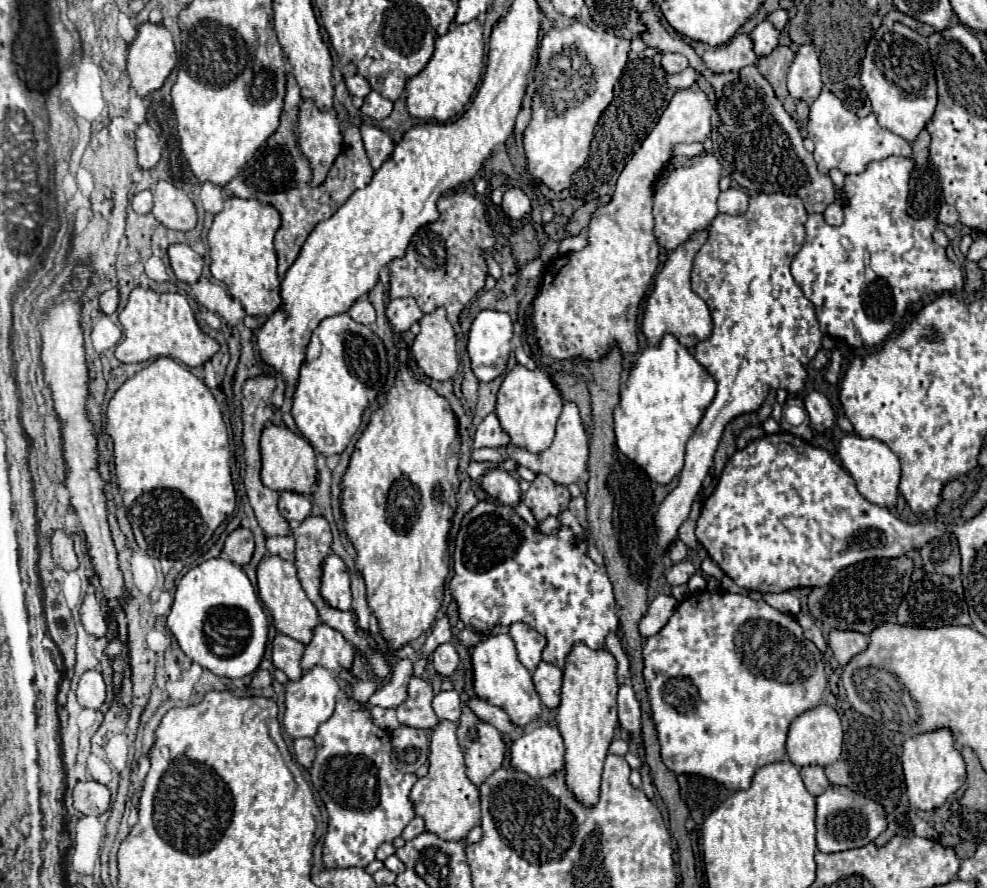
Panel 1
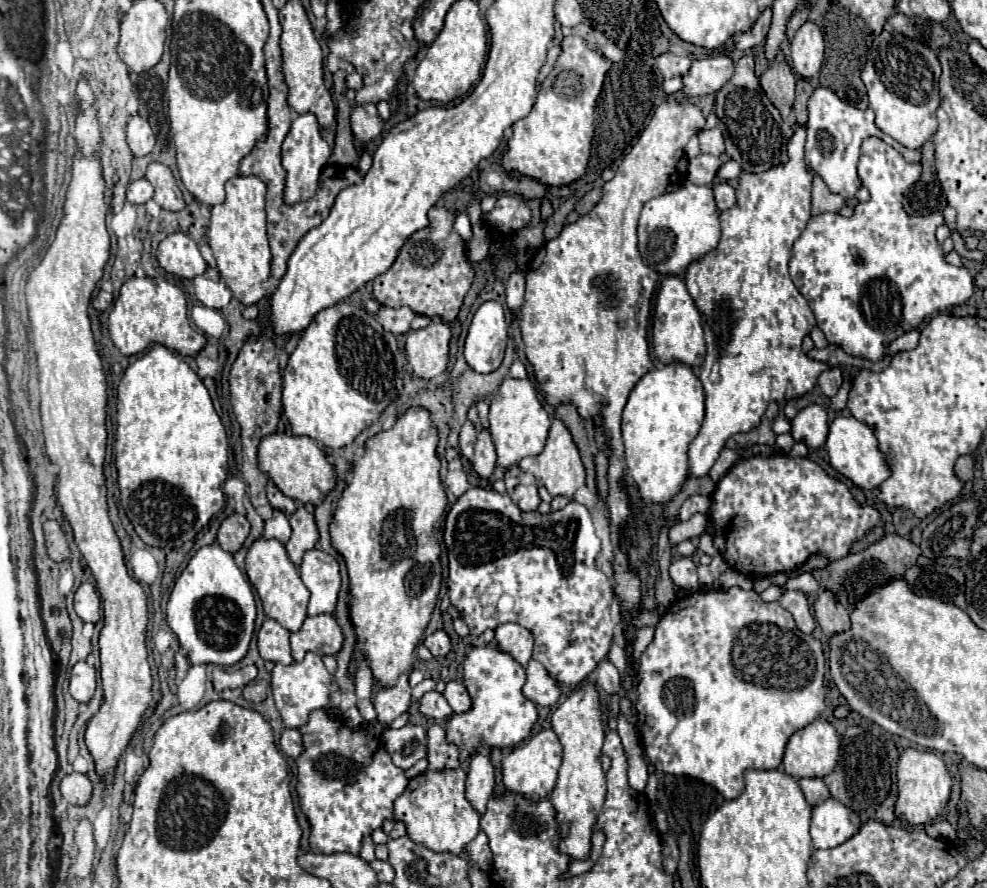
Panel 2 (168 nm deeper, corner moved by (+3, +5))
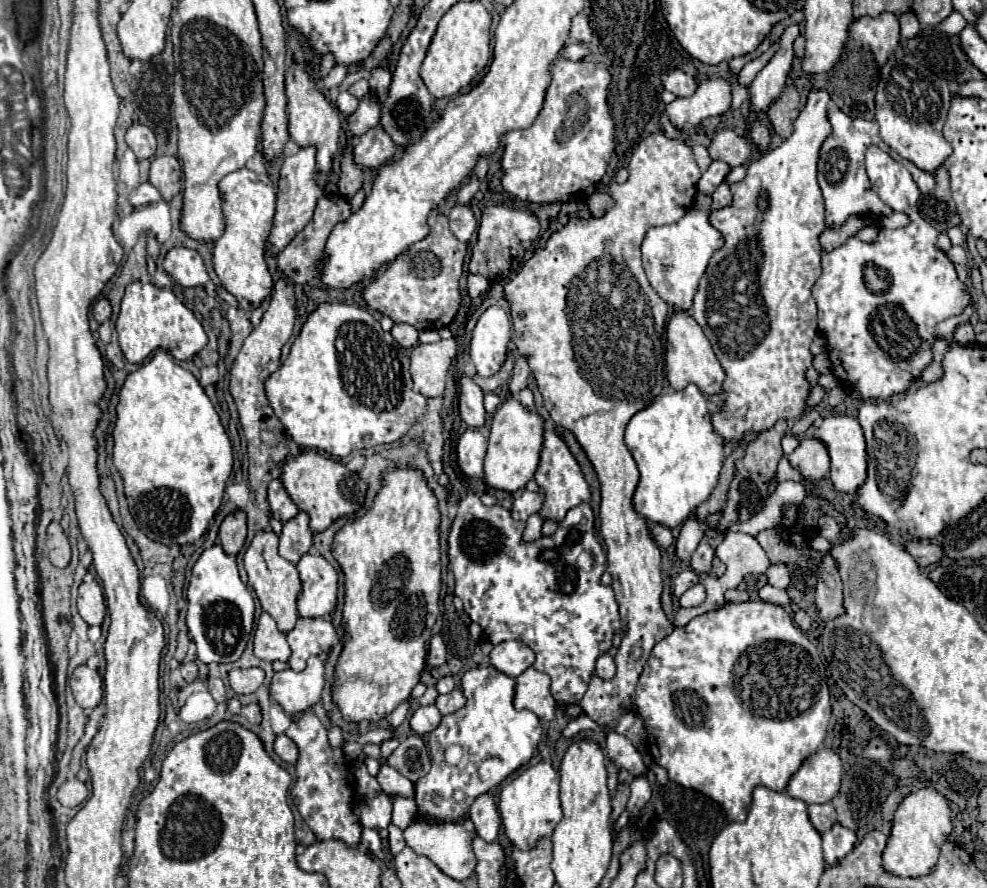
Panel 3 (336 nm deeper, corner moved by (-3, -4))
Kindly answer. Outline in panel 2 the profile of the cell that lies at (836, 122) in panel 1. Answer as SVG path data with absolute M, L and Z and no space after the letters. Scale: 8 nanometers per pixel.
M816 88L810 102L808 102L808 138L806 138L806 160L808 166L814 174L818 174L828 190L832 194L840 194L846 200L854 198L858 188L862 186L858 172L856 172L856 164L858 164L858 156L860 156L860 144L868 138L868 136L876 136L880 140L884 140L886 144L890 144L892 148L896 148L908 162L920 162L920 150L910 150L904 148L902 144L898 144L896 140L892 140L890 136L886 136L882 130L876 128L874 124L874 112L868 110L858 110L850 104L844 104L832 90L828 88Z

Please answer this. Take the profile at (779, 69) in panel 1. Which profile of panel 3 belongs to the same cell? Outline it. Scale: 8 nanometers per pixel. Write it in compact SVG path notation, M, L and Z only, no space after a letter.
M790 83L784 87L782 95L770 105L768 119L774 131L786 139L792 133L792 123L798 117L798 113L800 113L800 95L796 87Z

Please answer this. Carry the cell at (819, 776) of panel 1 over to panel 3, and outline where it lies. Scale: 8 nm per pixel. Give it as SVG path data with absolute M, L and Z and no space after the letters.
M822 803L822 805L808 805L808 815L810 815L810 821L812 825L824 833L828 831L834 823L836 823L836 809L832 807L832 803Z

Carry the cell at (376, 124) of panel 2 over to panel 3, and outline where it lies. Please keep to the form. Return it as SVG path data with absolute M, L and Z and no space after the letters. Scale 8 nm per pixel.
M376 125L376 127L368 129L368 133L360 135L360 143L354 145L354 161L360 167L378 169L394 155L396 155L396 145L388 137L388 133L384 133L384 129L380 129L380 125Z

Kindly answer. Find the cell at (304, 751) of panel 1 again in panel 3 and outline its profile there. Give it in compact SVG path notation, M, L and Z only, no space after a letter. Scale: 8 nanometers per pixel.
M278 735L276 737L276 743L274 743L274 751L276 755L286 761L286 763L296 763L298 761L298 749L296 749L296 743L286 737L286 735Z

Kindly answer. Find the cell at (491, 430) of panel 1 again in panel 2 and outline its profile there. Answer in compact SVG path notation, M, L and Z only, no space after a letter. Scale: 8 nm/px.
M464 422L462 426L462 432L460 432L460 452L464 458L472 460L472 454L474 454L474 426L470 422Z

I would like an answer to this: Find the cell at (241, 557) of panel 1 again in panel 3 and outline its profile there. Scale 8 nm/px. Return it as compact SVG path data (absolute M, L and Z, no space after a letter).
M236 511L228 515L220 525L218 537L224 547L224 553L238 555L238 551L244 547L244 541L246 541L246 513Z

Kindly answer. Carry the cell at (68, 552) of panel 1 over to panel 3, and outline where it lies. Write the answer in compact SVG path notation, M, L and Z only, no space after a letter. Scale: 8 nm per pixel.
M52 521L48 527L46 545L48 545L48 557L52 565L66 567L70 563L70 543L58 521Z

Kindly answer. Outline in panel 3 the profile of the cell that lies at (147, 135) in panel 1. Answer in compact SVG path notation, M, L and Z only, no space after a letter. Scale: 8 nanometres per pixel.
M134 123L128 133L126 133L126 143L130 145L130 149L136 153L138 159L150 159L156 153L156 137L154 133L142 125L142 123Z

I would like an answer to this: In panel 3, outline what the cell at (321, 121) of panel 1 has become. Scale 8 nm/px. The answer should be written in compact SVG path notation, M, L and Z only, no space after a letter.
M314 145L308 147L300 147L294 155L286 155L282 159L280 165L280 179L278 179L278 199L276 199L276 215L272 221L272 231L268 235L268 251L270 255L278 253L282 247L286 247L292 237L296 233L300 233L300 229L304 229L304 225L308 225L308 221L314 215L316 209L316 201L324 195L322 187L316 181L316 149Z

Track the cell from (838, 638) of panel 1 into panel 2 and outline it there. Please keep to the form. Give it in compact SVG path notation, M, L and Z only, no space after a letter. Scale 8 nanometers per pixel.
M822 590L820 596L814 602L814 616L826 636L832 636L834 632L842 632L850 628L850 616L848 608L840 604L830 590Z

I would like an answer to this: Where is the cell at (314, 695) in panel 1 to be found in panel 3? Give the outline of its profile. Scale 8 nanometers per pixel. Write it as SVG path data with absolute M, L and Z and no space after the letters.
M310 657L308 667L300 673L292 669L274 673L270 693L280 703L280 707L294 721L298 721L310 707L314 707L322 699L324 683L324 663L318 657Z

